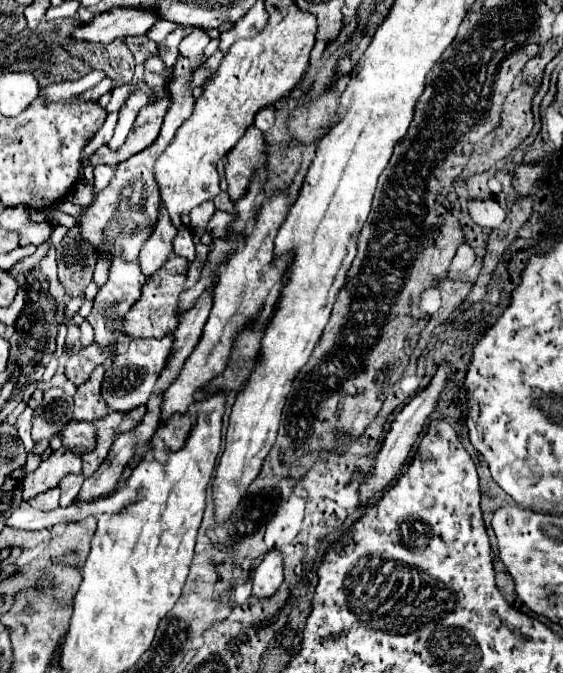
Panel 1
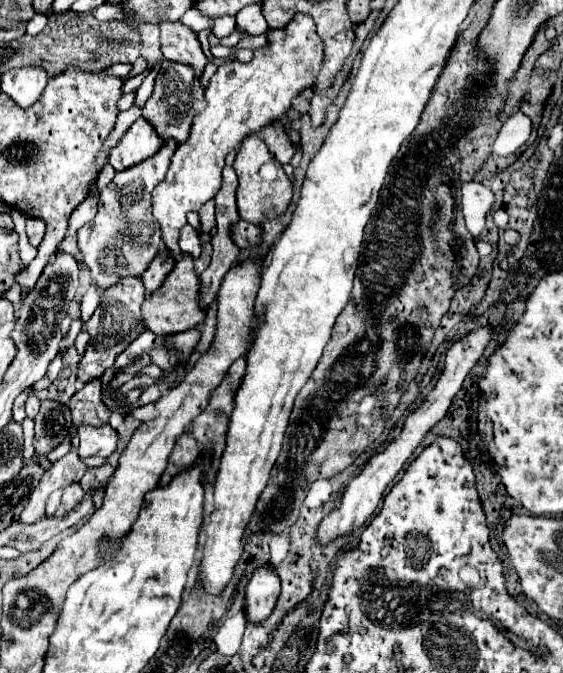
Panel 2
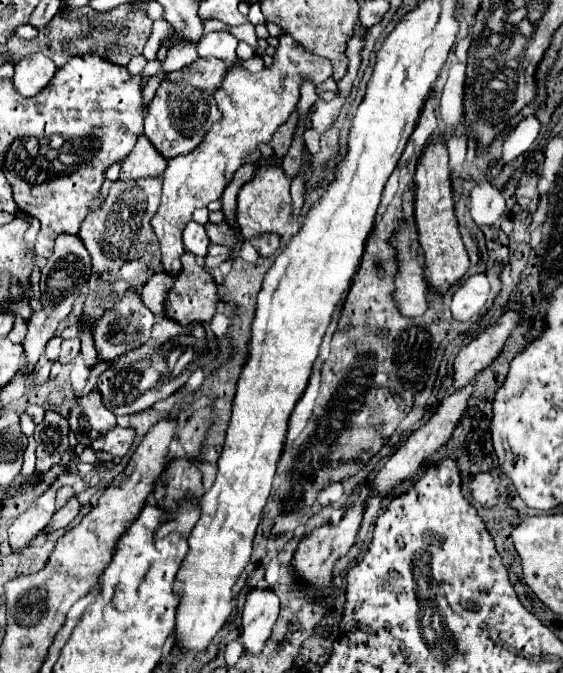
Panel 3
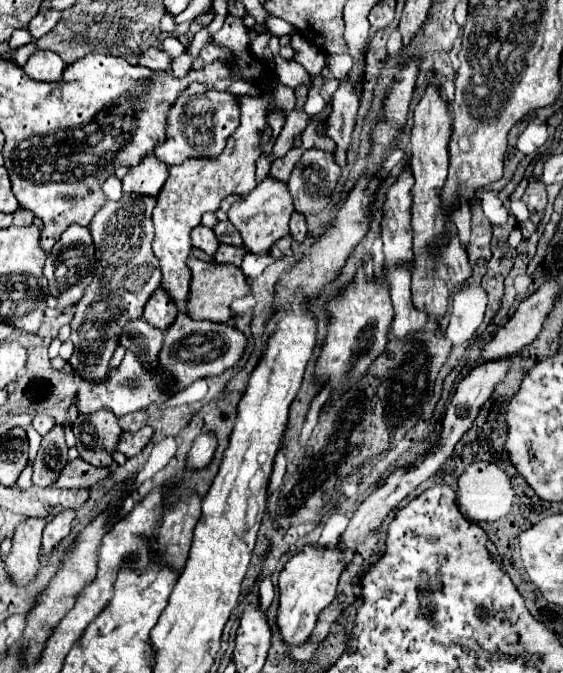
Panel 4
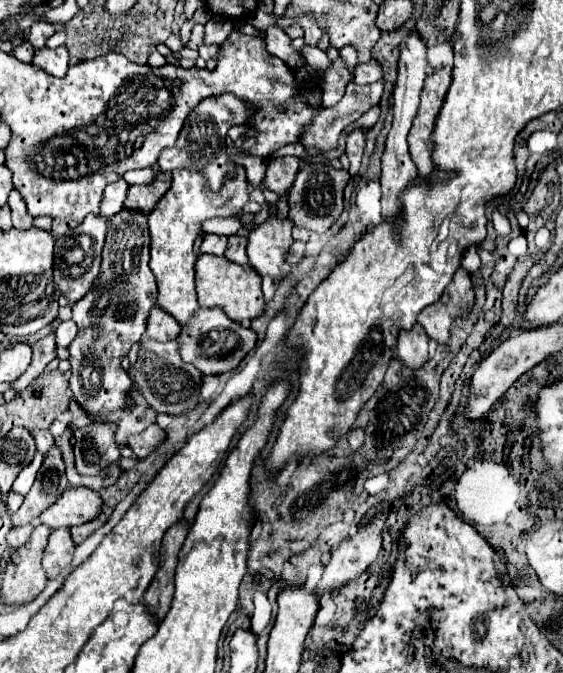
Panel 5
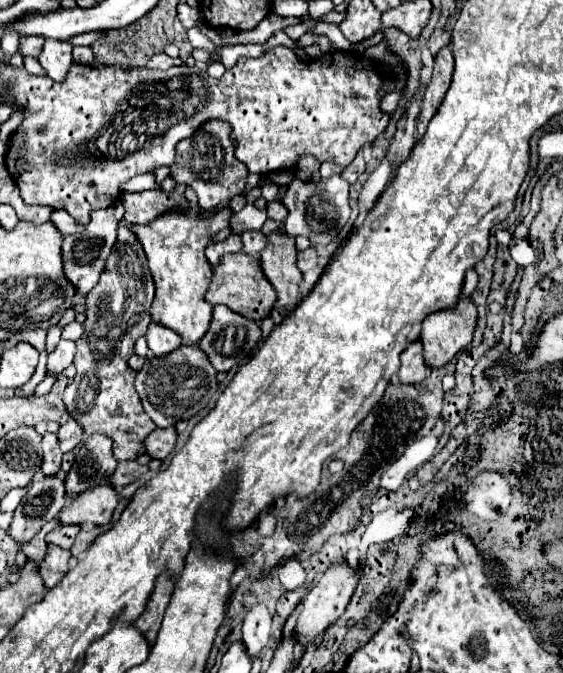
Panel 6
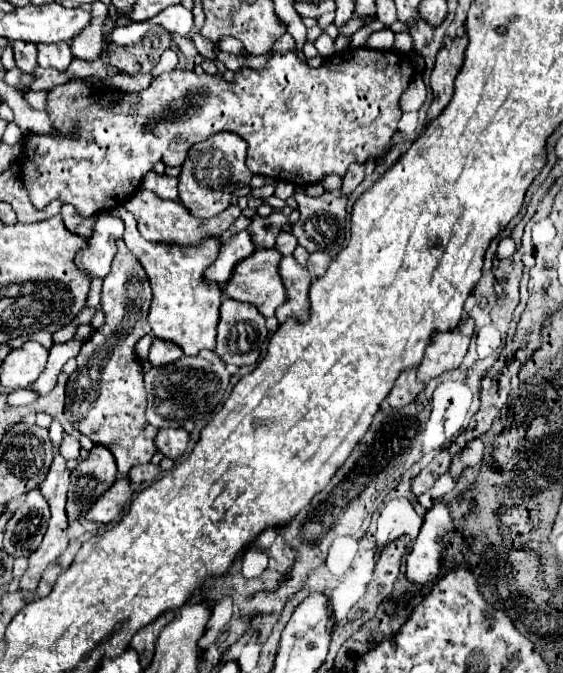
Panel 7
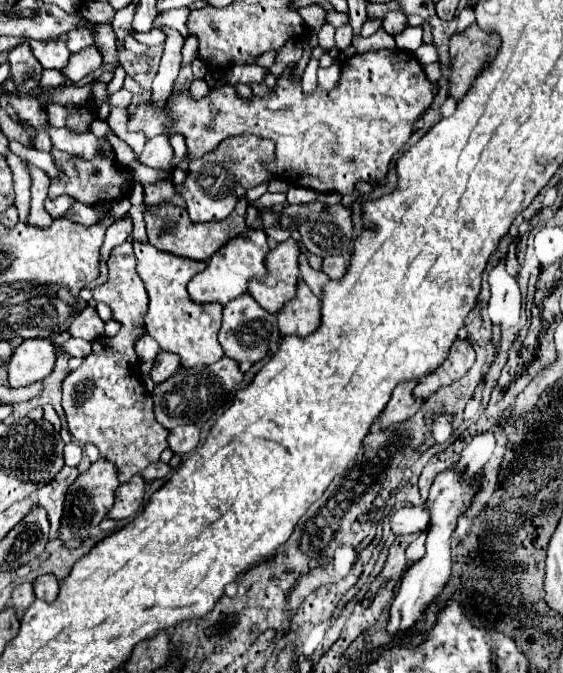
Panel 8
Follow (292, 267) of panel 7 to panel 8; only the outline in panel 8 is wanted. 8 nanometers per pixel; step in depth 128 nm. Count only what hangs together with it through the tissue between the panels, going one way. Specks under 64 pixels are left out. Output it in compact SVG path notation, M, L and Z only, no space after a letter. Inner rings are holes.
M300 280L298 296L278 312L280 336L310 336L320 324L320 300L310 292L306 282Z

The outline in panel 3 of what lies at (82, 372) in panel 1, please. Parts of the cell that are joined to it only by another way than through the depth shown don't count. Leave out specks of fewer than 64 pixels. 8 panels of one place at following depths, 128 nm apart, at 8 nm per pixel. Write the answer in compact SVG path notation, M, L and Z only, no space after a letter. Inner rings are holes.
M128 292L114 308L114 312L106 312L94 326L94 346L98 350L98 358L112 360L122 354L126 354L132 348L140 348L150 340L152 326L154 326L154 314L142 304L140 296L134 296Z

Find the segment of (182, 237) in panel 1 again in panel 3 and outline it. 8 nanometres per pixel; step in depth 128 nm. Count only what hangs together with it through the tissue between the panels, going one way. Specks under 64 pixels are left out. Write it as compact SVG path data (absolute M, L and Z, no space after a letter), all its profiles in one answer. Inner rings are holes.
M192 220L184 228L184 248L188 252L192 252L196 258L204 258L208 252L208 246L210 246L210 238L208 238L204 226Z

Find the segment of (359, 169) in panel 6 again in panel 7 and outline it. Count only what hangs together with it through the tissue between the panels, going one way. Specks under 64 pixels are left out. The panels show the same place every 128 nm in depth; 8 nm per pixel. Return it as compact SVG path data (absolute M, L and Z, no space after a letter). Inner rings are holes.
M354 164L354 166L350 166L348 168L348 172L346 172L346 176L342 178L342 194L344 196L350 196L352 192L354 192L354 188L360 184L364 180L364 168L362 166L358 166L358 164Z

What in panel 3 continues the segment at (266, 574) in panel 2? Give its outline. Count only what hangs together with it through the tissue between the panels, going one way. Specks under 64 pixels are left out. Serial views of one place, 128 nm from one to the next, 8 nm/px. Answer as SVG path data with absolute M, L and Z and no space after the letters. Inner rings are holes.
M252 590L248 594L240 630L240 638L246 652L258 656L264 650L266 642L272 636L272 626L276 624L278 610L280 602L272 590Z

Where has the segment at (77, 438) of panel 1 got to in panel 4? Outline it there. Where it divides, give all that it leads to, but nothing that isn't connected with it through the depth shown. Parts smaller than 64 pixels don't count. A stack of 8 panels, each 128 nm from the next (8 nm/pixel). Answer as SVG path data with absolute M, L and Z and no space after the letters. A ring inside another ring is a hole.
M146 426L146 428L138 430L136 434L122 432L122 436L120 436L120 442L118 442L118 452L126 454L128 458L132 458L132 456L140 454L140 452L142 452L142 448L144 448L144 446L150 442L152 434L154 434L154 430L152 430L150 426Z

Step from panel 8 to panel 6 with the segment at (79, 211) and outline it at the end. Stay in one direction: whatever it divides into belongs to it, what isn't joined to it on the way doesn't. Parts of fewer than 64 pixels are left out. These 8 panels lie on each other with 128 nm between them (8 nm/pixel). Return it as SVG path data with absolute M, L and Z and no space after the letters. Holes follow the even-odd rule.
M186 188L186 200L186 212L168 212L154 224L130 226L130 232L134 232L144 248L156 284L156 296L150 308L152 322L180 334L184 346L196 346L208 332L214 310L214 306L204 300L214 274L204 256L204 250L212 242L212 238L228 226L230 212L226 212L226 208L214 210L214 216L210 220L202 220L198 216L202 210L198 208L198 202L194 200L194 192L190 192L190 188ZM56 210L56 214L52 216L52 222L56 222L56 228L64 236L68 236L68 234L80 234L84 230L84 226L78 224L74 218L70 218L66 210Z

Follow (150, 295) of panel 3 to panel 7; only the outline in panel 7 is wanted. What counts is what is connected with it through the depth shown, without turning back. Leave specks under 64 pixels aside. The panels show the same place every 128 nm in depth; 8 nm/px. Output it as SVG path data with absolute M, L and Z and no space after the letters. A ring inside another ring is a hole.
M154 340L148 356L152 366L164 366L178 358L182 358L182 350L176 344L166 344L166 340Z

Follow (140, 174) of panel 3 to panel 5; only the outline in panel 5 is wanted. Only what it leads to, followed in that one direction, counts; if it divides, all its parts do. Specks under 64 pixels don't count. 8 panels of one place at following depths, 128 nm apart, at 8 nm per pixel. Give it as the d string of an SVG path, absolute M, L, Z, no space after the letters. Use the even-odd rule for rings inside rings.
M158 172L158 178L150 186L130 186L124 208L132 212L150 214L154 206L160 202L160 198L170 190L172 176L166 172Z

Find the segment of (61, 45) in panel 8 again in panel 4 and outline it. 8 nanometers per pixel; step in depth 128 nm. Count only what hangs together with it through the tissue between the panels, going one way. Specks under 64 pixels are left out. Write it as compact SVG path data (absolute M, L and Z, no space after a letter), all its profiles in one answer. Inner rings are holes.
M42 50L28 58L24 70L38 82L56 82L62 76L64 66L66 66L64 60L56 52Z

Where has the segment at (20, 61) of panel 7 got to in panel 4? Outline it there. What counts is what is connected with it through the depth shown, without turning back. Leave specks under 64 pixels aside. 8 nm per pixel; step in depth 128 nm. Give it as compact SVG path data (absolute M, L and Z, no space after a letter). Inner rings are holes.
M50 10L50 12L44 12L44 14L36 14L36 16L32 18L28 30L30 30L32 38L38 40L38 38L42 38L44 34L48 34L48 32L58 24L58 20L60 20L60 12L56 12L56 10Z

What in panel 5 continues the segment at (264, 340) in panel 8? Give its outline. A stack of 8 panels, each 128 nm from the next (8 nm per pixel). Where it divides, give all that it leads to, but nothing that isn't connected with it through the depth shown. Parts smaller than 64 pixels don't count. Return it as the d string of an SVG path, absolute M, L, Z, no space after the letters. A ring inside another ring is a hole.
M200 308L198 316L190 320L190 328L182 328L180 332L180 352L186 362L192 362L202 374L224 374L238 368L244 356L256 346L256 332L252 328L242 326L226 316L222 308ZM216 334L216 340L212 340Z

